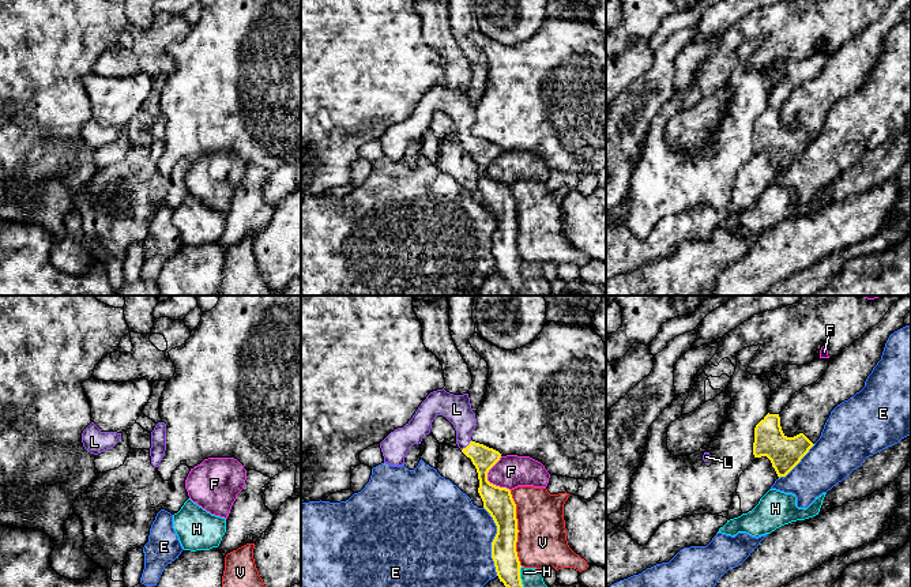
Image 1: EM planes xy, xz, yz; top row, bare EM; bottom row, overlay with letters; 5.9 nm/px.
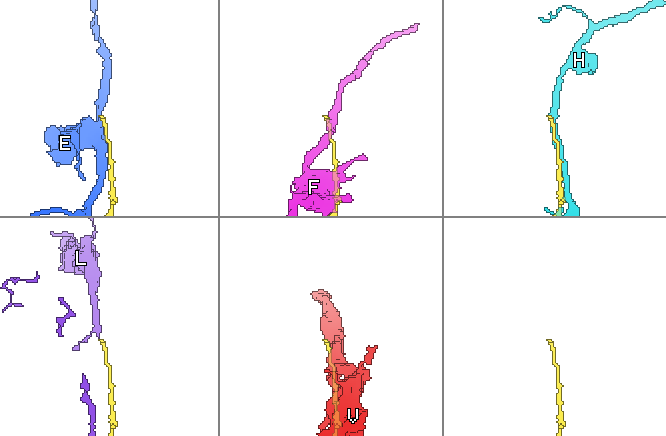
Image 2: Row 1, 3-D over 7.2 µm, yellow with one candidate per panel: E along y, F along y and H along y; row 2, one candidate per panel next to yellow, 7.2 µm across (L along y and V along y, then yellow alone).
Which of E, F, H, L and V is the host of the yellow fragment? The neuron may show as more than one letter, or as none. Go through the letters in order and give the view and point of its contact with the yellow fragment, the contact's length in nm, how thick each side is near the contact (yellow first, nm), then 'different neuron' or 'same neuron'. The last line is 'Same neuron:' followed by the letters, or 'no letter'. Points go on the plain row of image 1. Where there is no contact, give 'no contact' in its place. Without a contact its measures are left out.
E: xz (493, 236) | 420 nm | 170/480 nm | different neuron
F: xz (486, 175) | 220 nm | 170/190 nm | different neuron
H: xz (520, 277) | 180 nm | 150/190 nm | different neuron
L: xz (467, 140) | 90 nm | 140/170 nm | same neuron
V: xz (516, 224) | 460 nm | 170/280 nm | different neuron
Same neuron: L

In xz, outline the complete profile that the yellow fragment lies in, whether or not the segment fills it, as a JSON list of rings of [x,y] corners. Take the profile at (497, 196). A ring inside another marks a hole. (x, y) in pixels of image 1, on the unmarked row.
[[[444,83],[430,87],[413,113],[380,138],[384,157],[391,161],[404,159],[407,147],[414,139],[421,139],[422,133],[430,128],[432,117],[437,110],[445,112],[453,120],[458,142],[477,163],[478,188],[483,196],[483,203],[497,221],[497,229],[492,237],[492,253],[497,271],[513,290],[522,289],[522,260],[516,247],[519,227],[516,199],[509,184],[488,176],[488,168],[500,155],[501,148],[471,135],[477,113],[468,89],[453,90]]]

